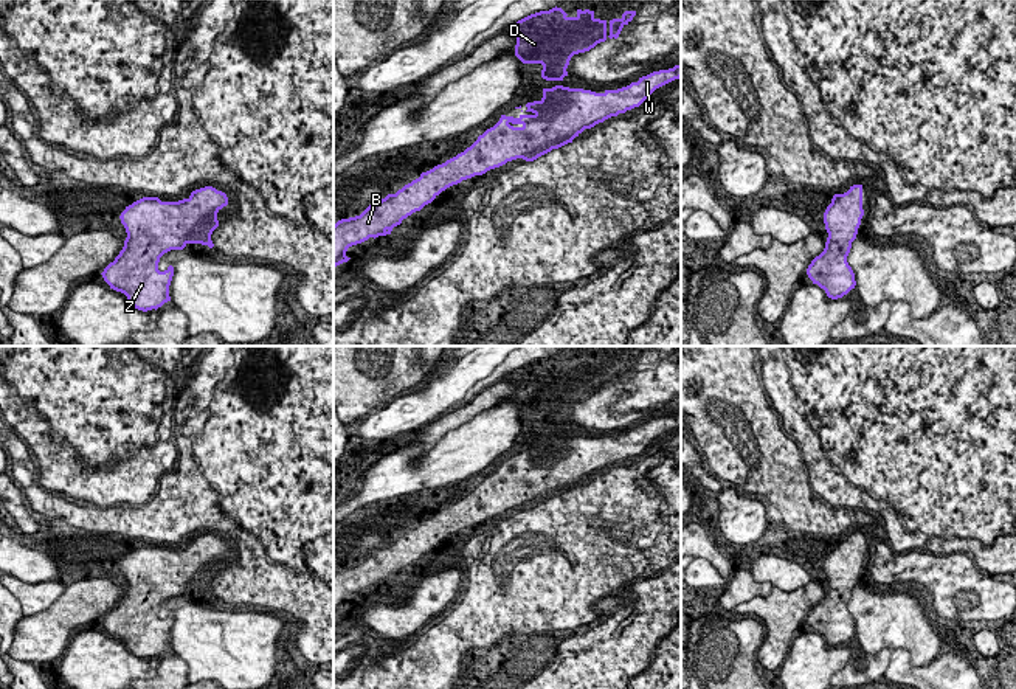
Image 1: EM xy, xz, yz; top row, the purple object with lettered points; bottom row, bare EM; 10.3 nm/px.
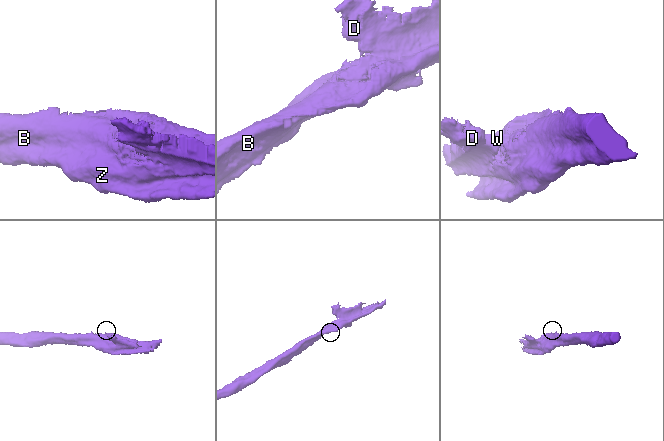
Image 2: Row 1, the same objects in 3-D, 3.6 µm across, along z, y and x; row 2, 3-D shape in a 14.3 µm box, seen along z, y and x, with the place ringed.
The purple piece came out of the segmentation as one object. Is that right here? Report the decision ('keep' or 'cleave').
keep

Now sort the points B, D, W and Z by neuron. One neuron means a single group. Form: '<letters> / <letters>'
B D W Z

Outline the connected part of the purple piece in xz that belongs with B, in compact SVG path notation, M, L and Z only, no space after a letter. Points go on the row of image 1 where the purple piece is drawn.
M675 65L603 93L563 85L543 88L540 101L526 104L526 115L501 115L499 121L464 152L422 172L396 194L372 202L360 216L338 220L333 225L333 268L351 259L346 256L349 247L391 234L394 227L431 203L447 188L517 158L534 161L572 143L585 129L639 107L656 88L679 78L681 65Z

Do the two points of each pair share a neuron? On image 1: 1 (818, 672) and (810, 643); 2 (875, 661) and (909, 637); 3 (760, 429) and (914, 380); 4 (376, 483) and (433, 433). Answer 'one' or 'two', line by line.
1: one
2: two
3: two
4: two

